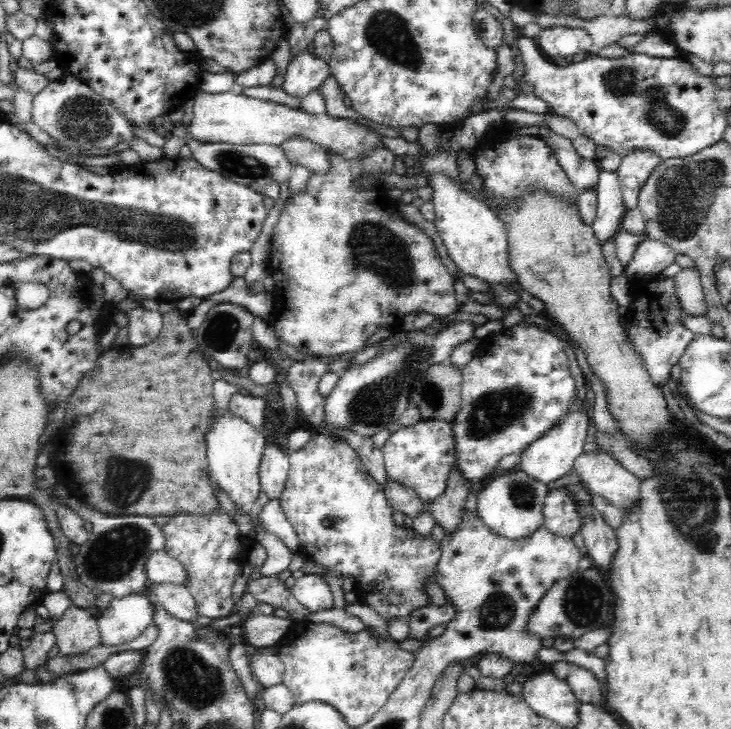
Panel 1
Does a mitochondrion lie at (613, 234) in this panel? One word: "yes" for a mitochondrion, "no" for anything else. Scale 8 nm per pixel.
no

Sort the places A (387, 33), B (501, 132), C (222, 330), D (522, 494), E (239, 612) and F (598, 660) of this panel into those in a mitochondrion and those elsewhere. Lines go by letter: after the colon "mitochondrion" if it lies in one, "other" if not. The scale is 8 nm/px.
A: mitochondrion
B: other
C: mitochondrion
D: mitochondrion
E: other
F: other

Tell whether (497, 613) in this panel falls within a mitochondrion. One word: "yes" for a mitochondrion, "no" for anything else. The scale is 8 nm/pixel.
yes

